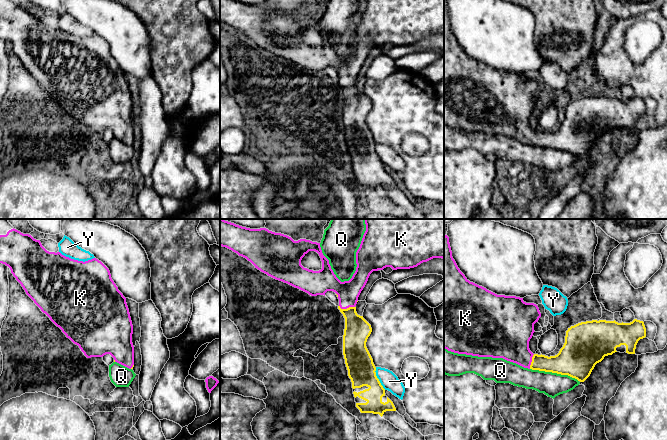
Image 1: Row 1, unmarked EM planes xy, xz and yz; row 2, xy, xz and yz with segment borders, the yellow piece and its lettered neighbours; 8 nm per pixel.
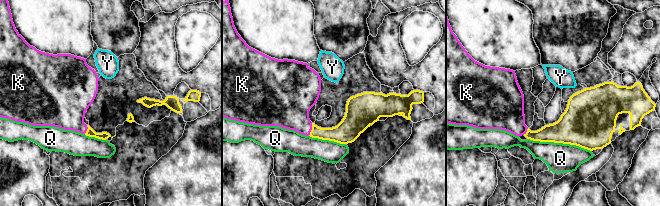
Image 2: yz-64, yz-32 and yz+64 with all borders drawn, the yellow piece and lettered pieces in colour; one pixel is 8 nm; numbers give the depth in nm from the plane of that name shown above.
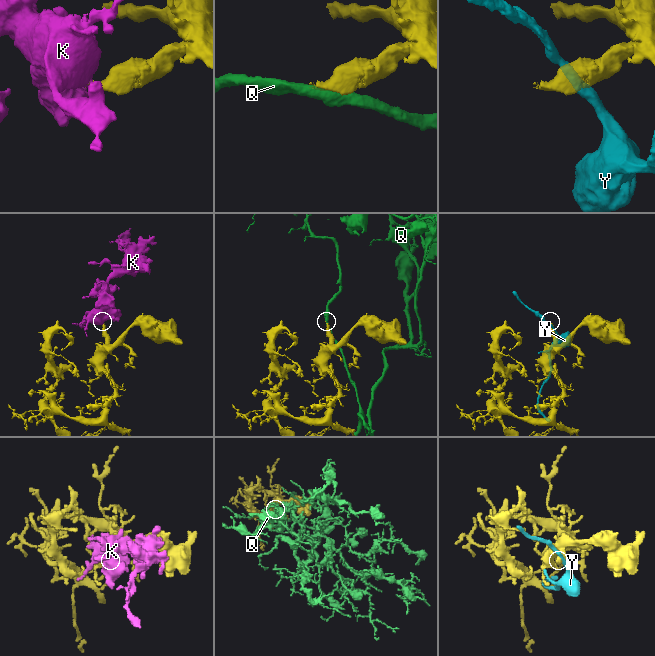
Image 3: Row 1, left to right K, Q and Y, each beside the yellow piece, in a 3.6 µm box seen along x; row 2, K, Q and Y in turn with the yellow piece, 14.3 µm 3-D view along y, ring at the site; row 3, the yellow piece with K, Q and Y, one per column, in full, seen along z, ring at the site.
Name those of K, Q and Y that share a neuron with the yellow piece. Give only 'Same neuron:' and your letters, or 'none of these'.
Same neuron: K

